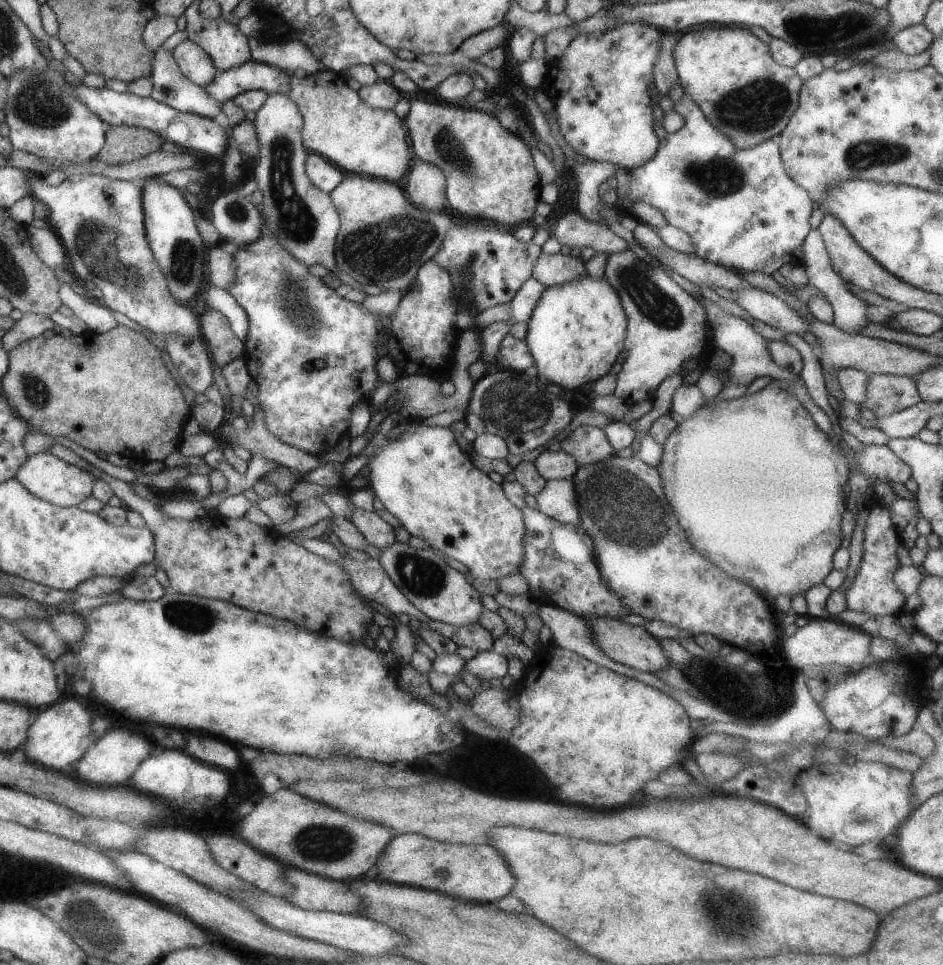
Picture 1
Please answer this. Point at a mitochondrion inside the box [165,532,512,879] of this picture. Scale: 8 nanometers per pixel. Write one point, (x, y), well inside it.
(330, 842)

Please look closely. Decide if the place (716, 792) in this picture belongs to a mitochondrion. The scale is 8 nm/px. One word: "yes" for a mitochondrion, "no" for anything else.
no

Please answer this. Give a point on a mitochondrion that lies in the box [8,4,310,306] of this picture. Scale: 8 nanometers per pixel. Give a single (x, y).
(36, 103)

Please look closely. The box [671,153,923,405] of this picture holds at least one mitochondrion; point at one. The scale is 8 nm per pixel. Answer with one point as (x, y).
(721, 177)

